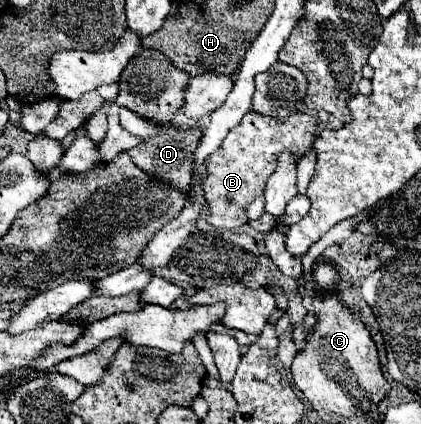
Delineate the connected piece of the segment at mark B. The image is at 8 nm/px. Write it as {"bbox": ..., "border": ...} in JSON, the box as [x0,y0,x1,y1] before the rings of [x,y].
{"bbox":[202,110,318,230],"border":[[[254,110],[244,114],[242,122],[230,130],[222,146],[206,160],[206,180],[202,186],[206,208],[210,212],[206,220],[216,228],[226,230],[246,224],[246,206],[252,202],[252,198],[264,194],[266,180],[276,170],[278,154],[288,150],[296,156],[296,160],[300,160],[312,150],[316,130],[318,120],[308,114],[290,114],[286,120],[274,120],[272,116],[258,114]]]}

